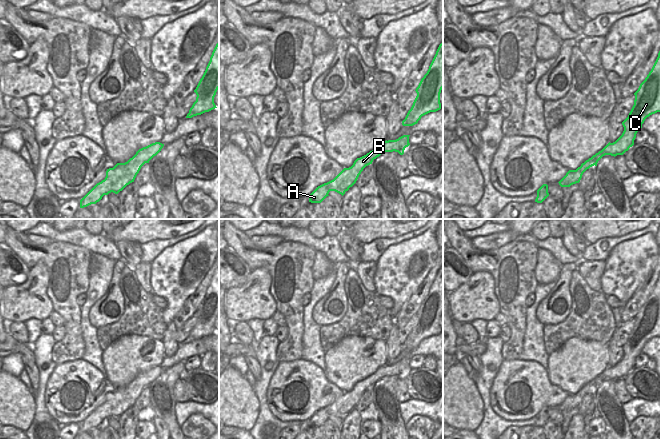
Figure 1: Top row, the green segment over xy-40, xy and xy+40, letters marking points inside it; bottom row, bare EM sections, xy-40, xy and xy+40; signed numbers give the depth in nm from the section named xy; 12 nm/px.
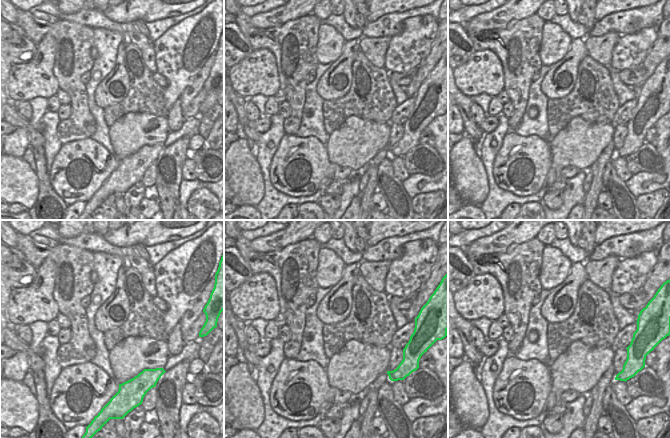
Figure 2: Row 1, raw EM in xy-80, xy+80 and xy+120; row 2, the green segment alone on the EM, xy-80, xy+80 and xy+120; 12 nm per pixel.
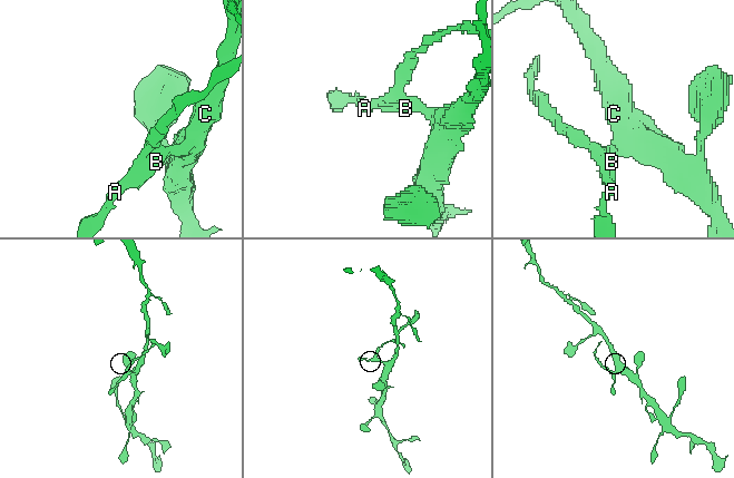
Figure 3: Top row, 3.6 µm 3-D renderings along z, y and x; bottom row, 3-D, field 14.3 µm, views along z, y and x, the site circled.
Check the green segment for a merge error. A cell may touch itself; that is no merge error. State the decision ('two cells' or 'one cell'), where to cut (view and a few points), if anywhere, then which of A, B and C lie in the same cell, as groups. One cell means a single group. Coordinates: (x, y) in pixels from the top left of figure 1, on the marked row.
two cells | xy+40 (612, 143), (608, 154) | A B / C

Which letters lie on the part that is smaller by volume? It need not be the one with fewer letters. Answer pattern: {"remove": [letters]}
{"remove": ["A", "B"]}

